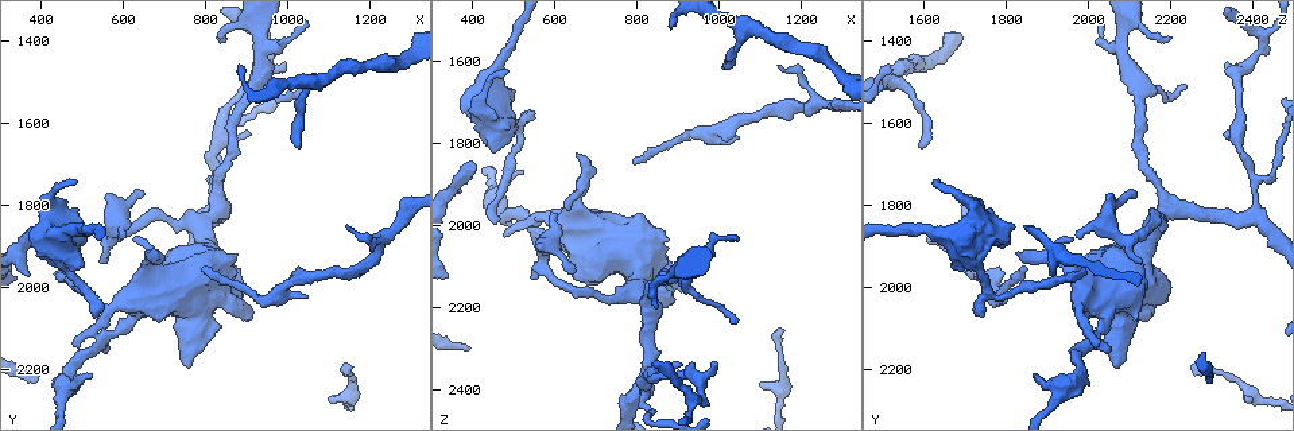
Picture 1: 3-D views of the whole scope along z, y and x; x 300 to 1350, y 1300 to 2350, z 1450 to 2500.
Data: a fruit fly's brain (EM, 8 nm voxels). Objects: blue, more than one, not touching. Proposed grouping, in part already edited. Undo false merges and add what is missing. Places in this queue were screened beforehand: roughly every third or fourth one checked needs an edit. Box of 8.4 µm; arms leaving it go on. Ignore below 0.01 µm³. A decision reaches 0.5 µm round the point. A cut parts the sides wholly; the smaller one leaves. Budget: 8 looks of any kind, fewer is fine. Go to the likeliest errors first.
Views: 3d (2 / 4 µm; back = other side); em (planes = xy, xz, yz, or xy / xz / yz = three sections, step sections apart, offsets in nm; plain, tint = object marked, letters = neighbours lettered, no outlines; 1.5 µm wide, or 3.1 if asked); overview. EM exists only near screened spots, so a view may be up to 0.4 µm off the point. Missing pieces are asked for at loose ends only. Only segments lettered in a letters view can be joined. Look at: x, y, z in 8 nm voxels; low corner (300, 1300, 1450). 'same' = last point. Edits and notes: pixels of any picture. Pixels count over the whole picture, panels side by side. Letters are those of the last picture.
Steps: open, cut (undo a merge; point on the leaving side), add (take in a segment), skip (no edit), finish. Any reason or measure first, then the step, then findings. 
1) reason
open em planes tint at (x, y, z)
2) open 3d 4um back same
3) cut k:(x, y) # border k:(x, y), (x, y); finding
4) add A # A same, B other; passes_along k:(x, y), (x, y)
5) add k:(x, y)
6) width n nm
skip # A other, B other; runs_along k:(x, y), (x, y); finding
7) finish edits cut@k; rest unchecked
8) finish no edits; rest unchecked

branch stops here
open 3d 4um back at (490, 1810, 1765)

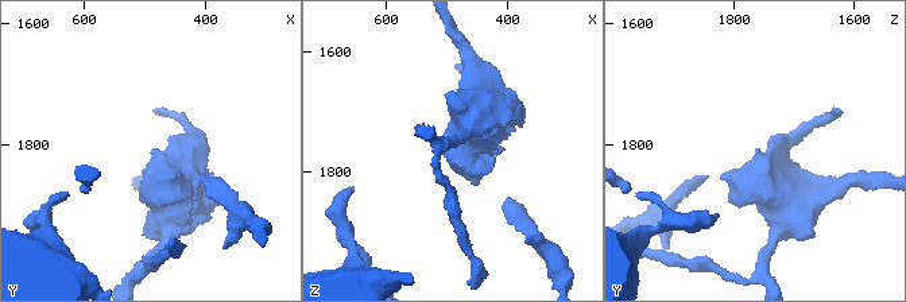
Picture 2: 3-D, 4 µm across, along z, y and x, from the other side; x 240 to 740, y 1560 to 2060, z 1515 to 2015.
open em xz step 8 tint at (490, 1815, 1770)

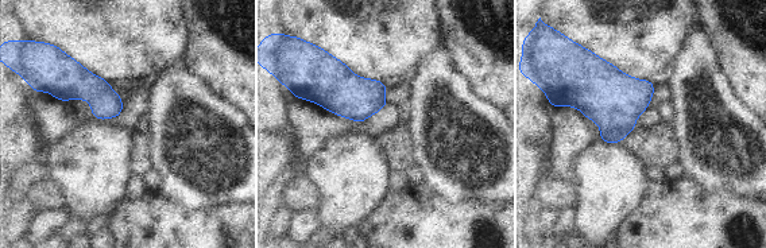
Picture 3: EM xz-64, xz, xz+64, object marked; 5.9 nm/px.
open em planes letters same

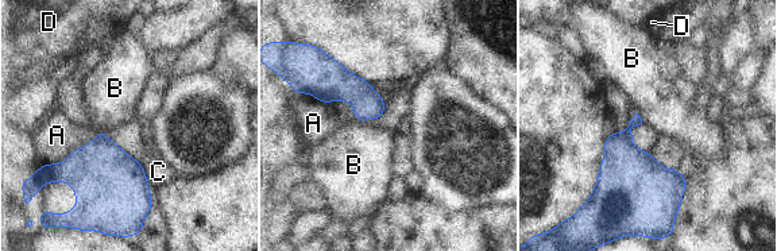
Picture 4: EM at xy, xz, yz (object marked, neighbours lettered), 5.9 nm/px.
skip # A other, B other, C other, D other; border 4:(355, 119), (371, 120); no lettered segment goes on from it

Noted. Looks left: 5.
tapers out
open 3d 2um at (625, 1880, 1965)

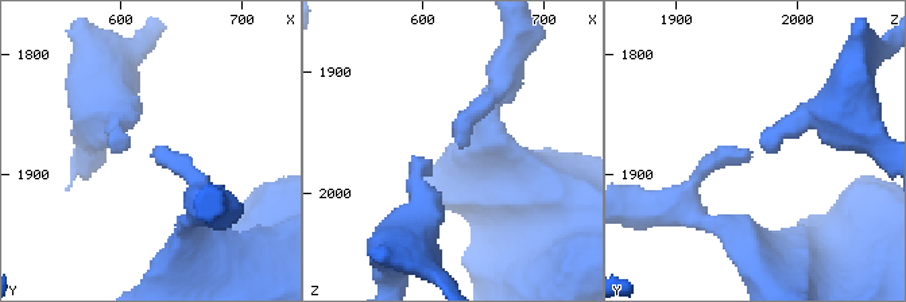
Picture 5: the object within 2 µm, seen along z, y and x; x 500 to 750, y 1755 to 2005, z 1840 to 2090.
now the EM
open em planes letters at (632, 1884, 1964)

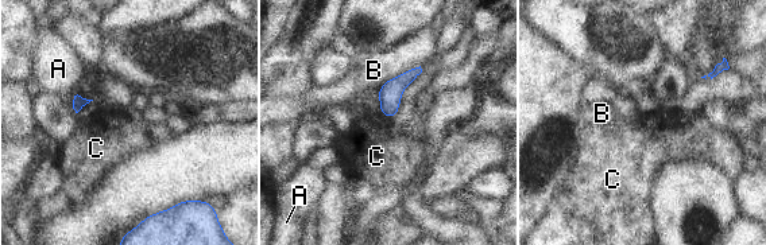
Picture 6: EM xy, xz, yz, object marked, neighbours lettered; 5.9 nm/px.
width 140 nm
skip # A other, B other, C other; border 6:(379, 108), (389, 119); none of them fits

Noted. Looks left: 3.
branch stops here
open em xy step 8 tint at (535, 2070, 1755)

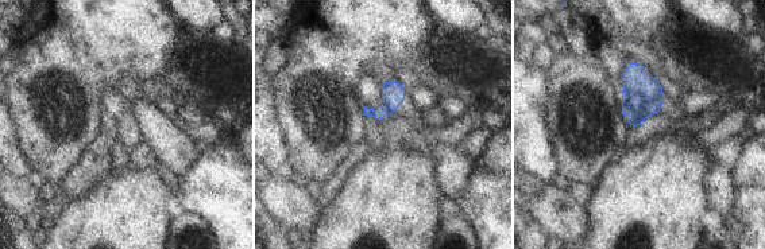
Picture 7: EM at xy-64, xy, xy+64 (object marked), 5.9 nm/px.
another direction
open em planes letters same

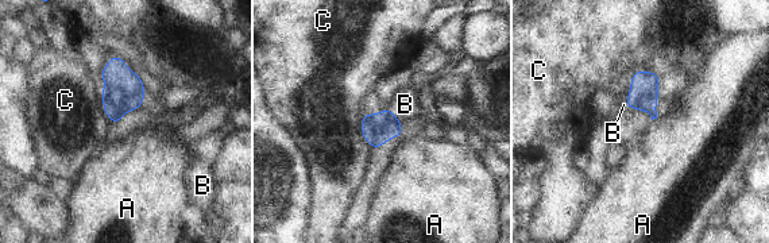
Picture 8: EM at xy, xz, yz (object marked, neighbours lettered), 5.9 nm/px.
add 8:(405, 104) # A other, B same, C other; passes_along 8:(377, 128), (393, 115), (405, 104); the neuron continues

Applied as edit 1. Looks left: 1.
finish edits add@8; rest unchecked

